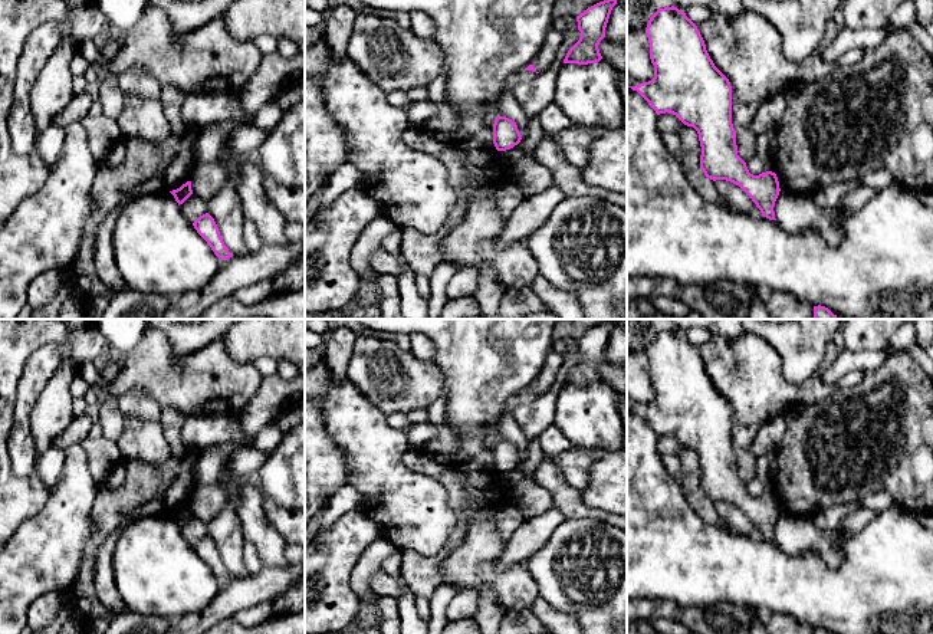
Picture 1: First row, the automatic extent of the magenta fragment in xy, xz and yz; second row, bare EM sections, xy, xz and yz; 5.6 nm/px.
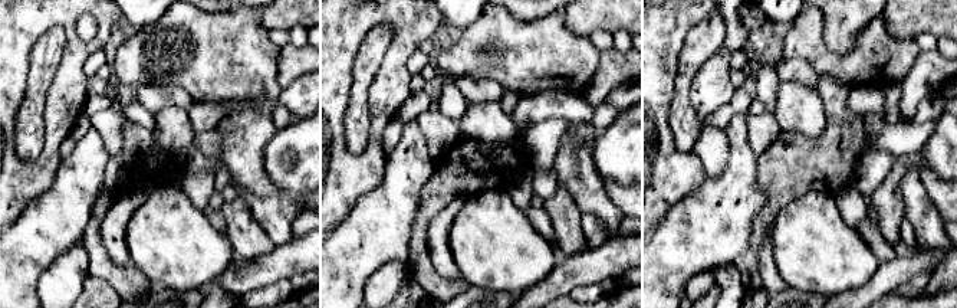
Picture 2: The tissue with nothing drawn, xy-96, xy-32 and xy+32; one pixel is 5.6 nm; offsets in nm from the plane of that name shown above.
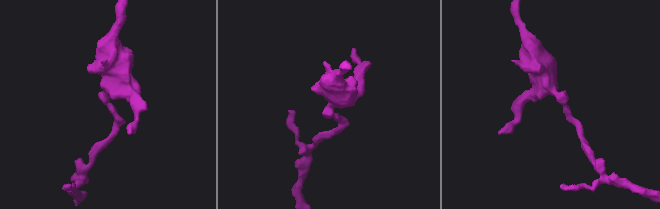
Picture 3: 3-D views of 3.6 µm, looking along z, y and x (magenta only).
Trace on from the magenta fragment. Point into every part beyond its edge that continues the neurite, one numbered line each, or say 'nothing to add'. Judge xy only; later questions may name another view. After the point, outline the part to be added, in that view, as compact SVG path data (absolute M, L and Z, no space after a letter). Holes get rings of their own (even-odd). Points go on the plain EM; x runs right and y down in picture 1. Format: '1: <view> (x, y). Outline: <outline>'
nothing to add

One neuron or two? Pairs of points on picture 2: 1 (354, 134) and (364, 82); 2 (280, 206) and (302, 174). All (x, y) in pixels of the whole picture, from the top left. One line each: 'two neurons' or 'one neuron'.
1: one neuron
2: two neurons

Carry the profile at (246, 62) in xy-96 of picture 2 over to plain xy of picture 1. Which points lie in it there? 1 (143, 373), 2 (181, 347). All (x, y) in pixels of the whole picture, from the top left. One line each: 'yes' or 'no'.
1: yes
2: no

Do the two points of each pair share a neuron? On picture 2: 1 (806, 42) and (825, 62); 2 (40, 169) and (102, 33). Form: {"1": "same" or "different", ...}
{"1": "same", "2": "same"}

